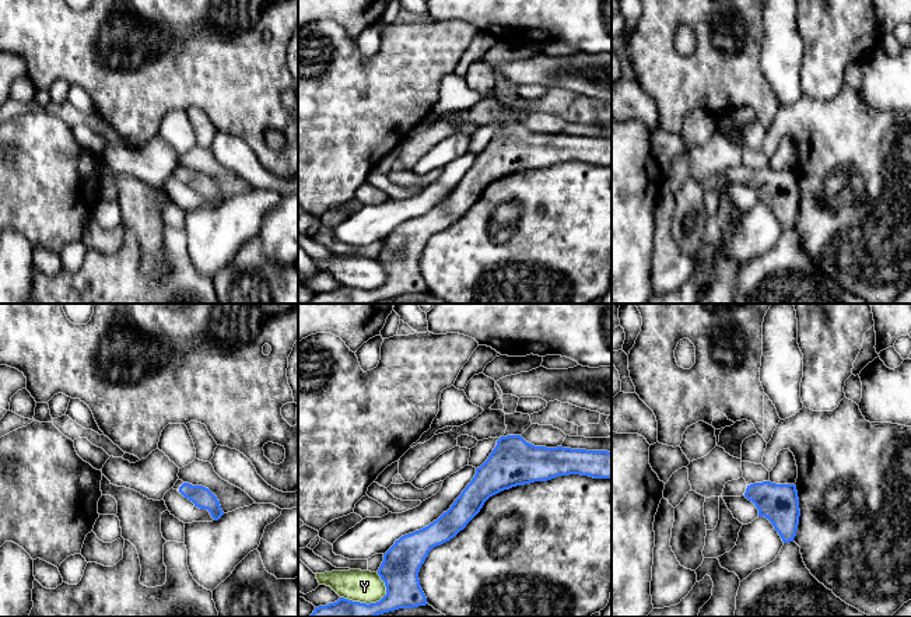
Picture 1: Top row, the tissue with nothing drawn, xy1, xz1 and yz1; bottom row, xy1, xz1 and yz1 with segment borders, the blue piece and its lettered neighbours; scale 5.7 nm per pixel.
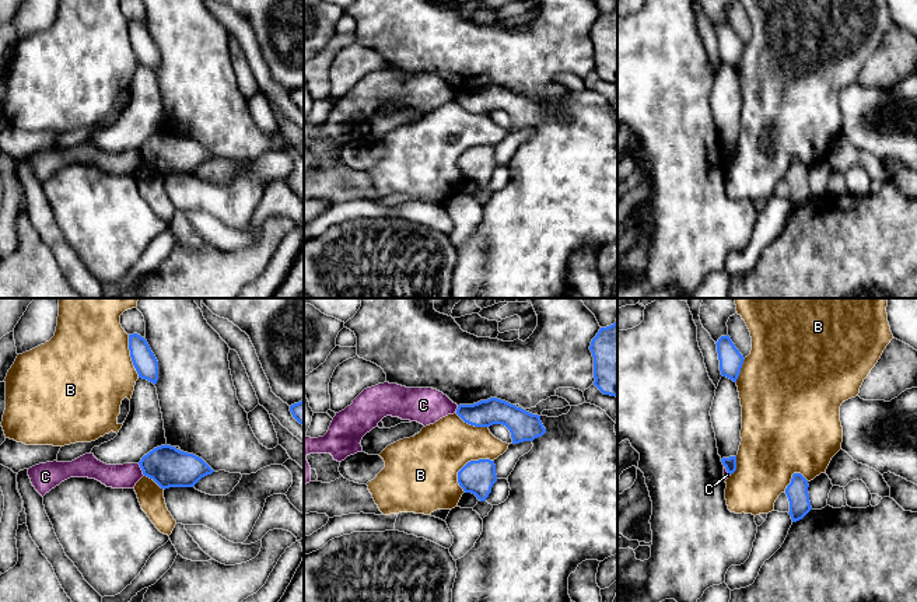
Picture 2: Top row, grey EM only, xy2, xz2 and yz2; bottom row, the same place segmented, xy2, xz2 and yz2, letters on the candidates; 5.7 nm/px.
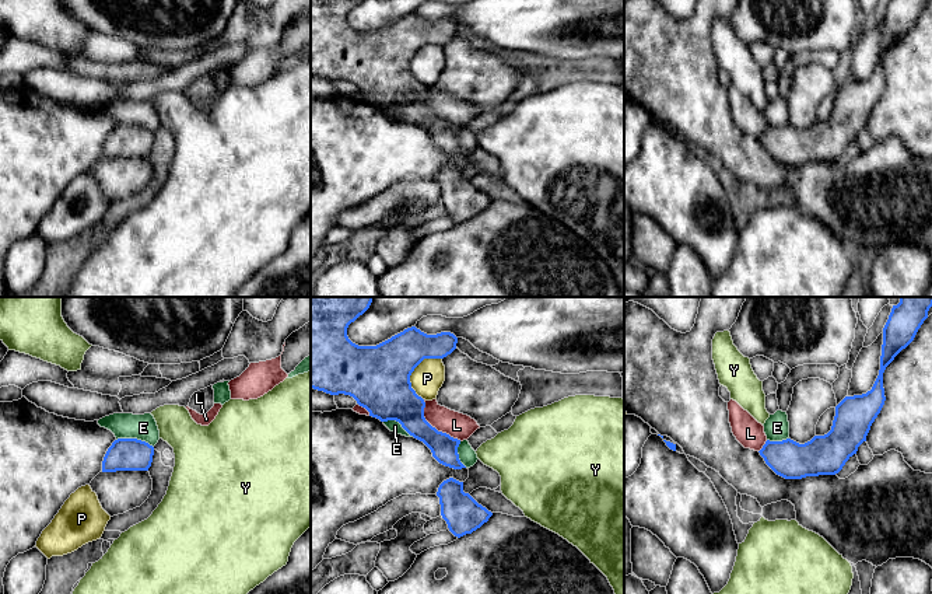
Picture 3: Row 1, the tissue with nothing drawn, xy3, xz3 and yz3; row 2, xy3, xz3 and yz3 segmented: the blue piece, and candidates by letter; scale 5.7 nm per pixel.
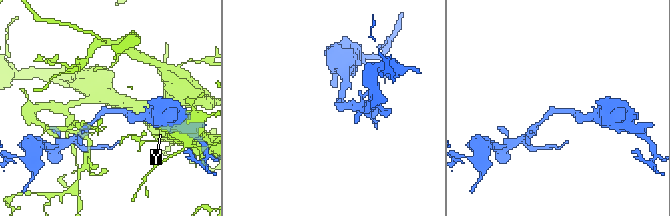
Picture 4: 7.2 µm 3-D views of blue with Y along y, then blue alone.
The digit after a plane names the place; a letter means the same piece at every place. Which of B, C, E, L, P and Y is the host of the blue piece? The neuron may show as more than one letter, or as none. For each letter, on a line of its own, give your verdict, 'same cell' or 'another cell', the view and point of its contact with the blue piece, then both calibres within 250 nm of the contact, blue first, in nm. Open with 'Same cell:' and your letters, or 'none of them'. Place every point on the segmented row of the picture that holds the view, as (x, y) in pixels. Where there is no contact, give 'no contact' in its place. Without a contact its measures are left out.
Same cell: none of them
B: another cell; contact xz2 (465, 465); calibres 190 and 400 nm
C: another cell; contact xy2 (142, 469); calibres 220 and 140 nm
E: another cell; contact xy3 (135, 439); calibres 190 and 150 nm
L: another cell; contact xz3 (434, 427); calibres 220 and 150 nm
P: another cell; contact xz3 (413, 370); calibres 360 and 180 nm
Y: another cell; contact xz1 (365, 603); calibres 200 and 190 nm

